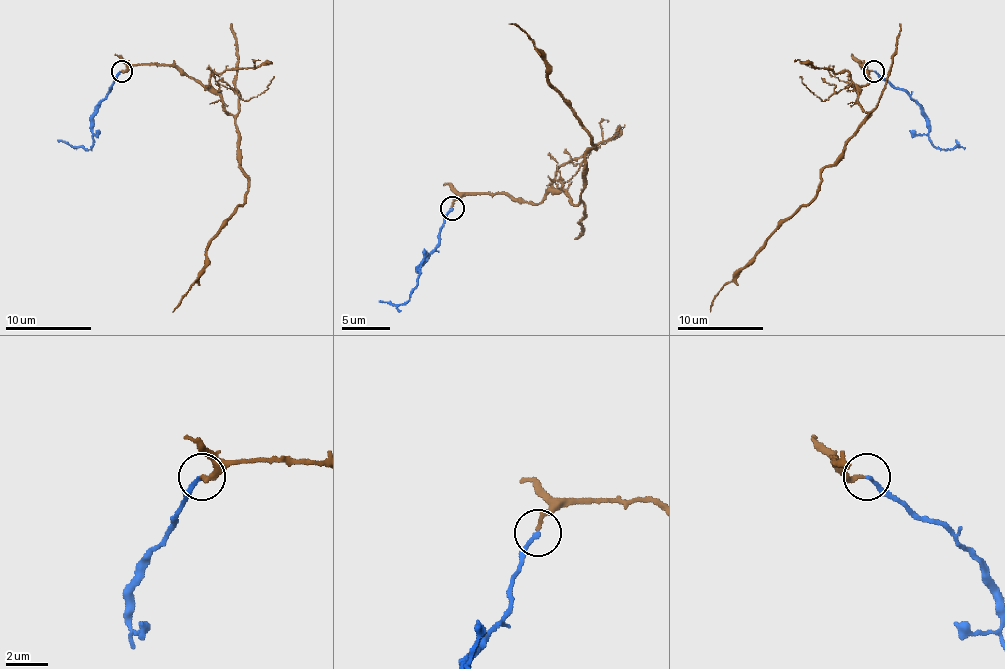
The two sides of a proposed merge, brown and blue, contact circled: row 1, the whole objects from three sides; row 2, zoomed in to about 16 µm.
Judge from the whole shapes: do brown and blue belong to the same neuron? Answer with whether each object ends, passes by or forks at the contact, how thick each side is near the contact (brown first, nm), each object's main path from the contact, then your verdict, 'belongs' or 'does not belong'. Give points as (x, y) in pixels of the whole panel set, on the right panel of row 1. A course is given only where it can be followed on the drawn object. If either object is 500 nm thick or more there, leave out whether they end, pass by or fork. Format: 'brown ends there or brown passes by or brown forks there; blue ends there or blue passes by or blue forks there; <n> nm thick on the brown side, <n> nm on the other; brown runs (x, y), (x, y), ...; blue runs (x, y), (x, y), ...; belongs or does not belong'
brown ends there; blue ends there; 180 nm thick on the brown side, 180 nm on the other; brown runs (873, 70), (860, 64), (869, 79), (858, 102), (871, 113), (821, 171), (819, 191), (718, 292), (710, 311); blue runs (873, 70), (905, 92), (920, 107), (929, 139), (942, 148), (959, 145), (955, 139); belongs

